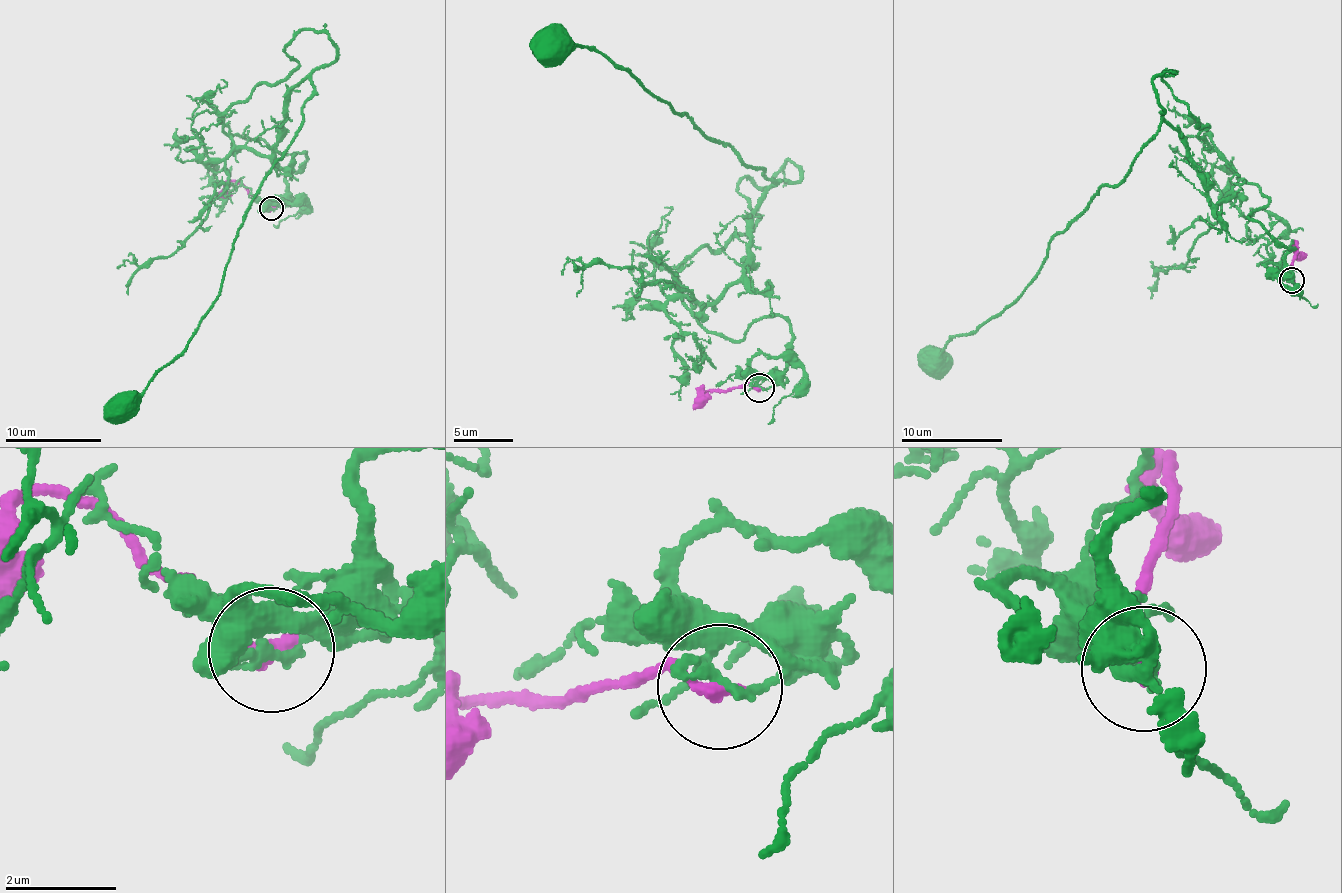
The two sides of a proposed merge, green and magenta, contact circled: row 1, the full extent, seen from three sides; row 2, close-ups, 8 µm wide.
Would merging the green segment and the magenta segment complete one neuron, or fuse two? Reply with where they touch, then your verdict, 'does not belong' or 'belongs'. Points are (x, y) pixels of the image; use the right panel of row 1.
at (1292, 280); belongs

